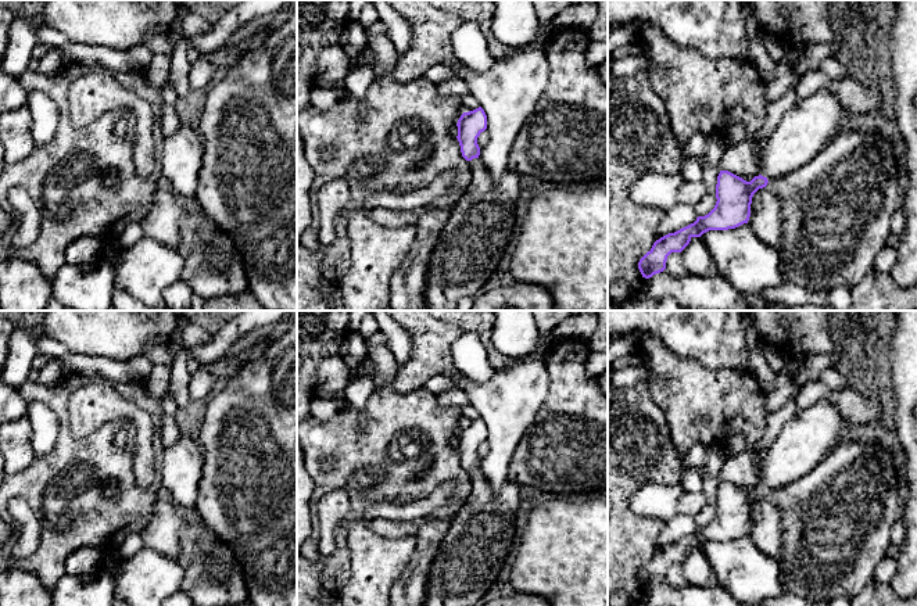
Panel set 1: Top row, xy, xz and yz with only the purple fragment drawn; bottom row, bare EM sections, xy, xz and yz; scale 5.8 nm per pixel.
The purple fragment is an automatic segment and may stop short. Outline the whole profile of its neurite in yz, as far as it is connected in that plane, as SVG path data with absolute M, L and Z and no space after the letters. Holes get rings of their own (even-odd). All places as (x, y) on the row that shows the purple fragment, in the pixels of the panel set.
M878 123L875 129L862 129L862 130L853 130L852 128L843 129L813 159L810 159L806 165L803 165L798 171L787 175L785 178L769 180L767 178L759 175L759 176L755 176L751 182L746 182L742 178L728 171L720 171L717 176L717 184L716 184L717 201L716 201L714 208L708 215L698 216L694 223L656 240L652 248L640 259L638 269L642 277L649 279L656 273L663 272L666 269L667 257L671 252L681 252L689 244L692 237L701 237L703 233L709 230L728 230L728 229L735 229L744 223L748 223L749 216L751 216L751 204L752 204L753 194L759 189L767 187L771 193L774 193L780 198L782 204L784 240L782 240L782 245L778 248L778 252L781 257L781 273L784 279L787 280L787 283L794 283L812 293L828 293L830 290L838 286L848 286L852 288L857 286L864 279L864 276L874 268L875 255L882 248L882 245L885 244L886 239L891 234L892 216L896 212L896 209L900 208L902 205L903 186L905 186L905 176L899 175L899 164L896 161L895 151L888 143L888 140L885 140L878 133Z

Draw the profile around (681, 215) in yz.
M677 202L671 209L669 209L662 216L655 233L655 241L669 233L674 233L694 223L698 216L699 216L699 212L695 207Z

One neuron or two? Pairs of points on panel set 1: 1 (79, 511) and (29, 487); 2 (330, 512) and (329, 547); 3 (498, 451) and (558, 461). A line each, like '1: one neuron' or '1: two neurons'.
1: one neuron
2: one neuron
3: two neurons

